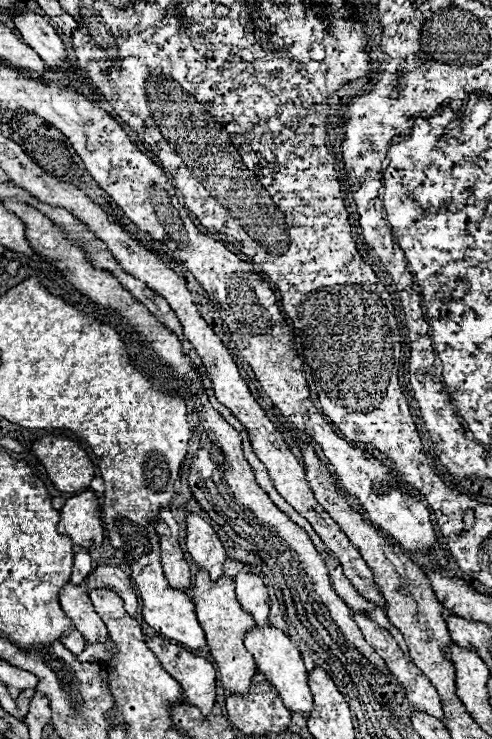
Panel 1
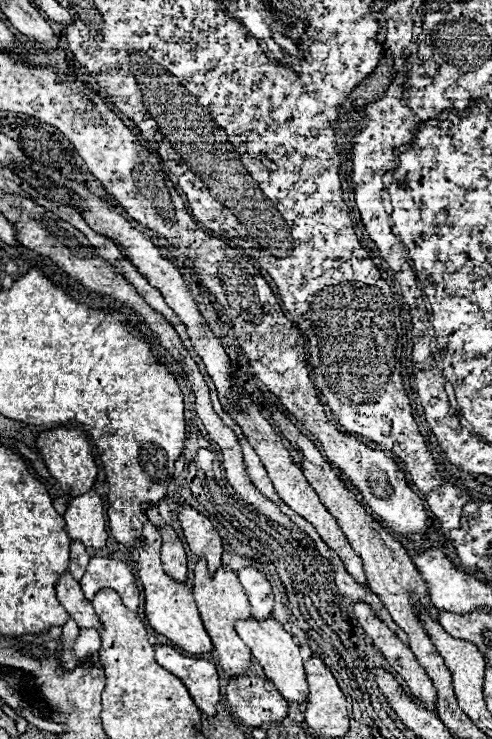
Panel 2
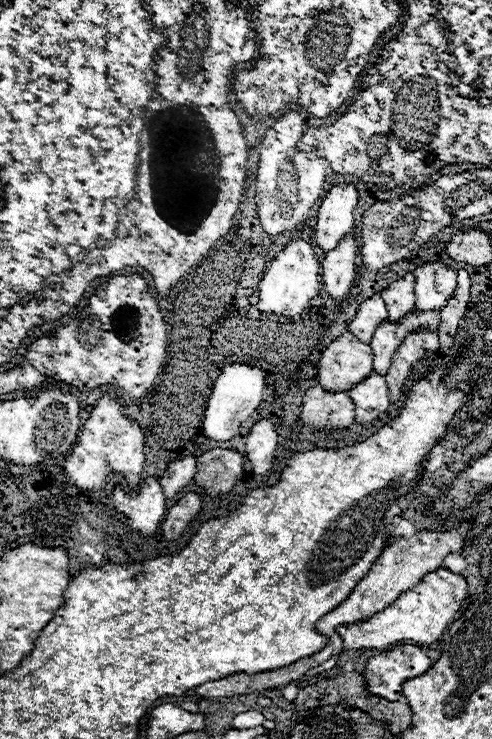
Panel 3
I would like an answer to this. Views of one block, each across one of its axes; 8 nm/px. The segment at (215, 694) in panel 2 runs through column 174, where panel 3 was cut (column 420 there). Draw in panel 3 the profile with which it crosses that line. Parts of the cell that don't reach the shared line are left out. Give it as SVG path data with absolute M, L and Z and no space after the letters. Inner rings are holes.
M410 644L396 646L368 660L364 678L374 696L396 702L402 698L402 684L414 676L422 676L440 658L438 650L416 648Z

